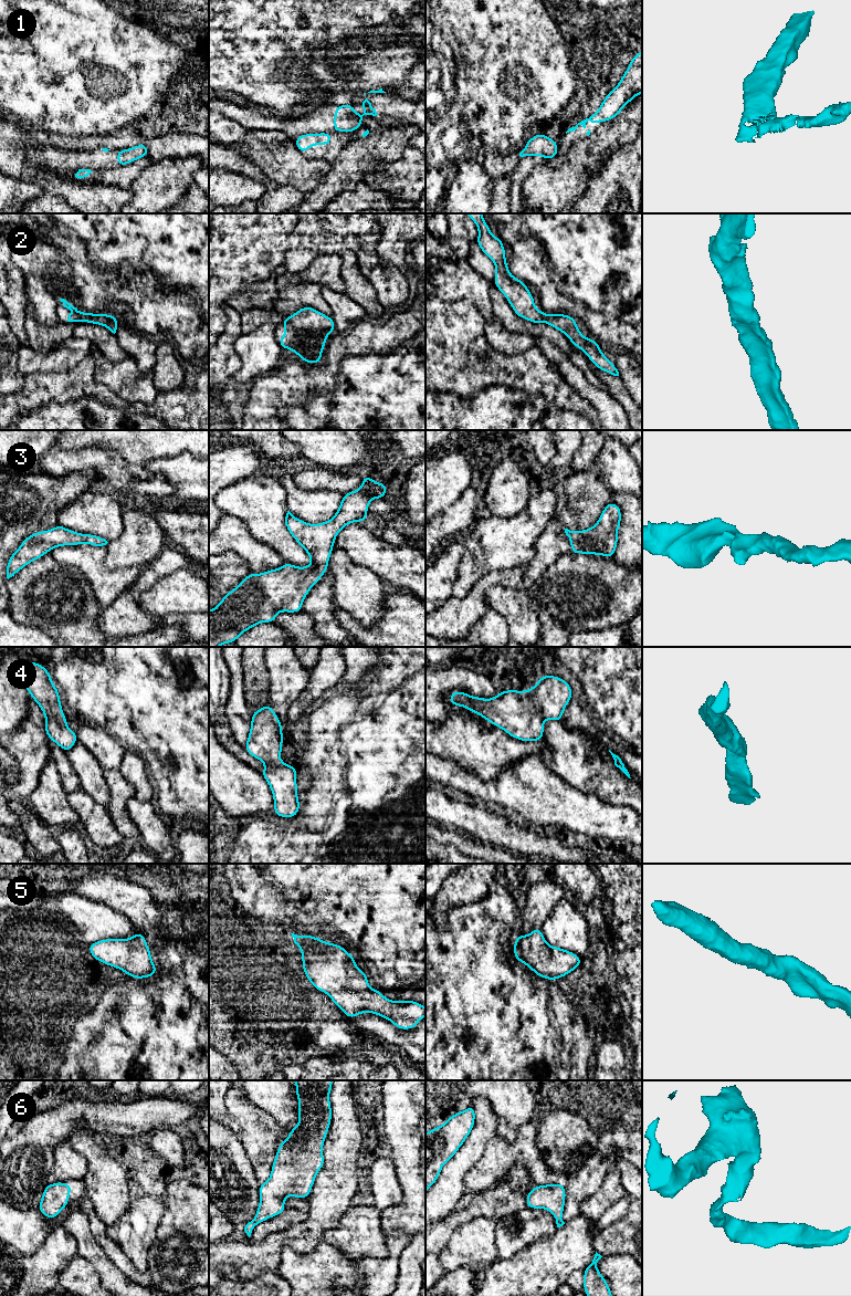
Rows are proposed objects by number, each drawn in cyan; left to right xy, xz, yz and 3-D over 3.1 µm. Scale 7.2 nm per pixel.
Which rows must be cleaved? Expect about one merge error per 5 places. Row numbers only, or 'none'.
1

